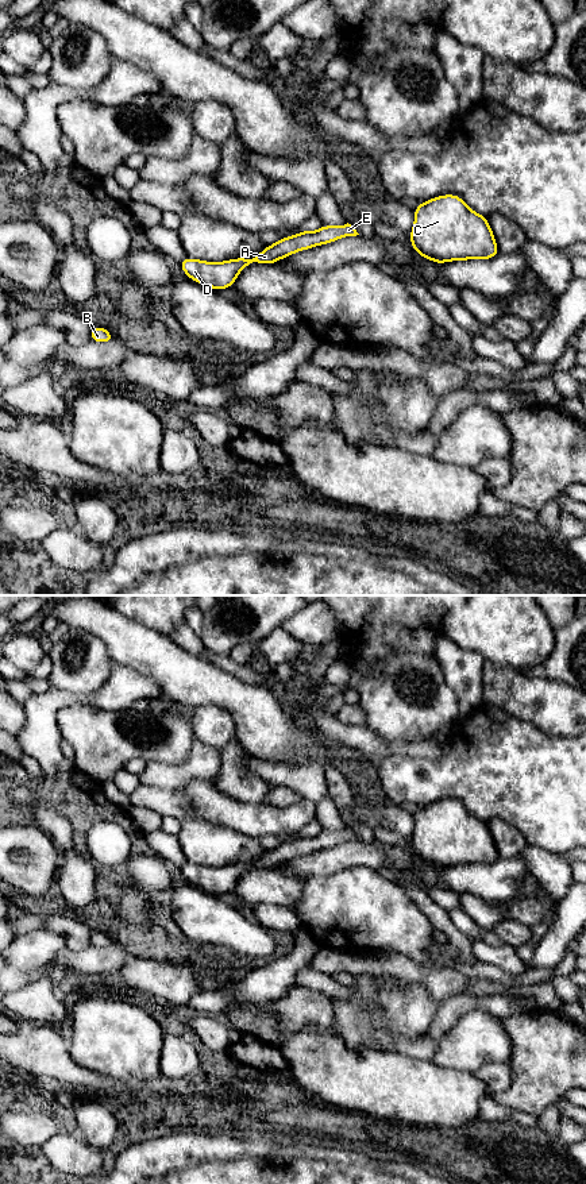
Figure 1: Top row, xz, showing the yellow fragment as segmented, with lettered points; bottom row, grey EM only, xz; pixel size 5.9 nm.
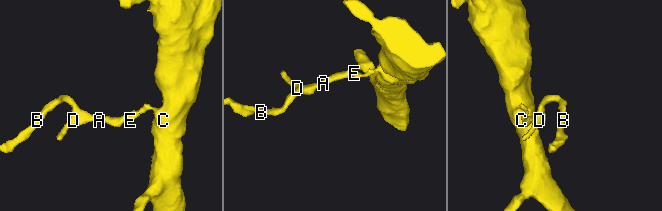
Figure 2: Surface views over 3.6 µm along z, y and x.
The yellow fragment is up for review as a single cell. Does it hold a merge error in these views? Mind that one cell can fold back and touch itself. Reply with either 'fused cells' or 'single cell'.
single cell

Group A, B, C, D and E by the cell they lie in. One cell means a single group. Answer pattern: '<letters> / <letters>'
A B C D E

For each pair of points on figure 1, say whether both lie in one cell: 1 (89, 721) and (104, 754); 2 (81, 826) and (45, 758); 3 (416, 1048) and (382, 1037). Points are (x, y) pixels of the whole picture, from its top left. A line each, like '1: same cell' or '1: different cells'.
1: same cell
2: different cells
3: same cell

